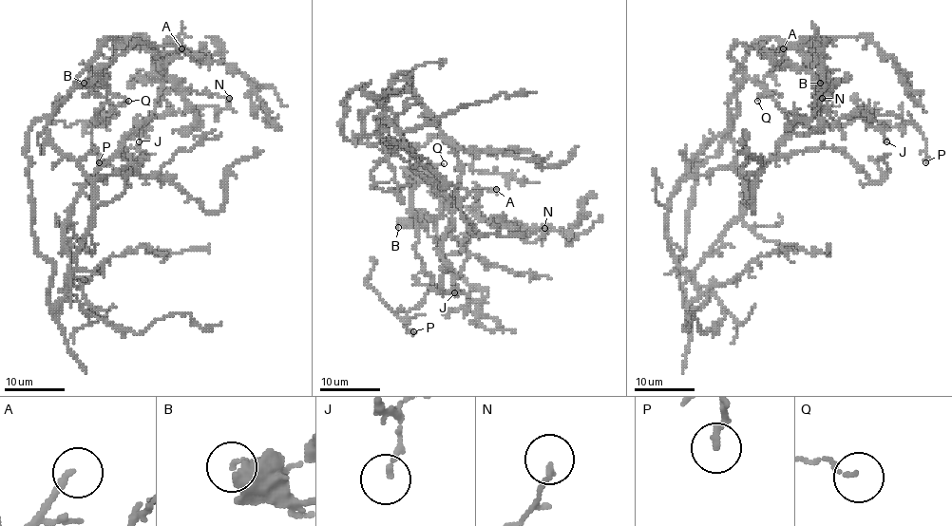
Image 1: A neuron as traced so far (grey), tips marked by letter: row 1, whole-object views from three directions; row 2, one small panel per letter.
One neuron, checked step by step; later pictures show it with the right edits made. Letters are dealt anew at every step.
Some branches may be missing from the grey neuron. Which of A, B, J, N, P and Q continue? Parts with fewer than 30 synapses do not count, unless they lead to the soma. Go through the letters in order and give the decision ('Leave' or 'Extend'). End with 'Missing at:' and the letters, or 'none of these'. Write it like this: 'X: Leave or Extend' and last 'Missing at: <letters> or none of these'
A: Leave
B: Leave
J: Leave
N: Leave
P: Leave
Q: Leave
Missing at: none of these

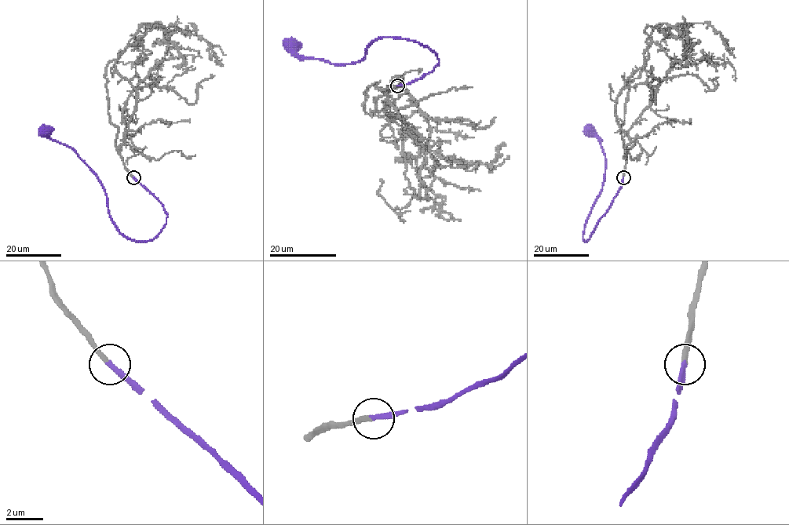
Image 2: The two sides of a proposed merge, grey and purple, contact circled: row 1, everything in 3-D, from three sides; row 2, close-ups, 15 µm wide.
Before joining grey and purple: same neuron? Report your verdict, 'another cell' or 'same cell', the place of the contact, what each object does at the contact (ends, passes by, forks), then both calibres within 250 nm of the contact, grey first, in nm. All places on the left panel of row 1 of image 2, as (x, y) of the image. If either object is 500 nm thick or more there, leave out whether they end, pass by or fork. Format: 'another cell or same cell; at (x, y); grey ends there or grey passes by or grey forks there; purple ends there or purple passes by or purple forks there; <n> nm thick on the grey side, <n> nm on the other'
same cell; at (133, 177); grey ends there; purple ends there; 240 nm thick on the grey side, 280 nm on the other

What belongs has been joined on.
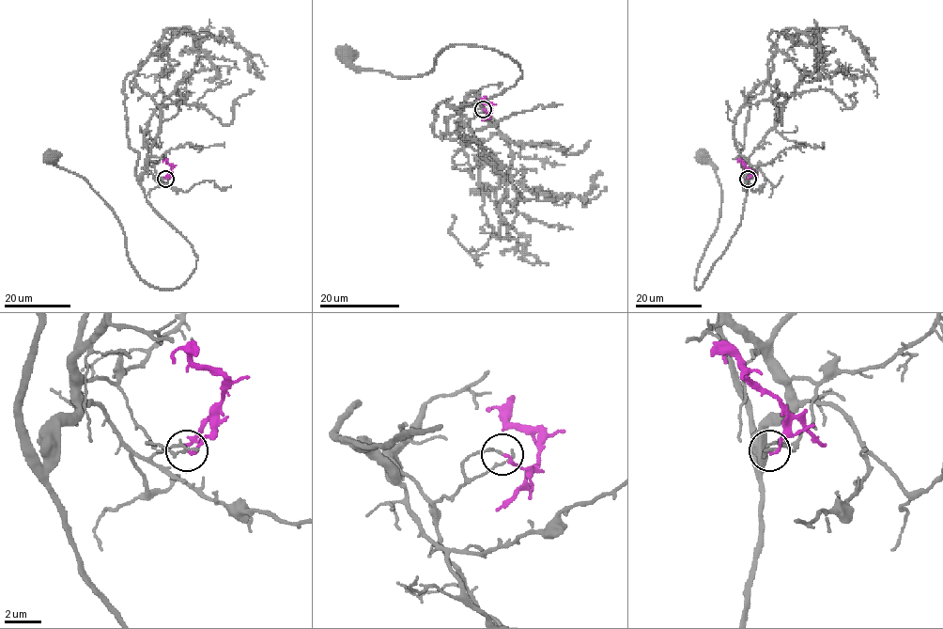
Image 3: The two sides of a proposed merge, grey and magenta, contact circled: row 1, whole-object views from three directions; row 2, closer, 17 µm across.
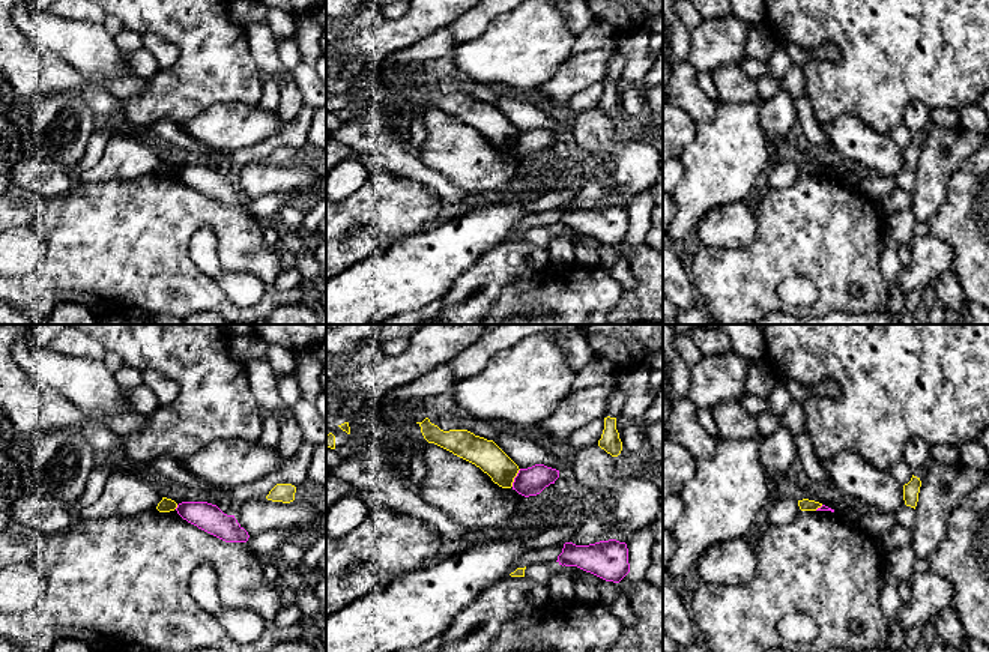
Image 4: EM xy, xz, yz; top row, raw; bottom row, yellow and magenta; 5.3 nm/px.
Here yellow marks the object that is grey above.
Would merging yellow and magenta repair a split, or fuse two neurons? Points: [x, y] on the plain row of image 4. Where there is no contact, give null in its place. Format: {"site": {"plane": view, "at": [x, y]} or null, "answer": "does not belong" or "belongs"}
{"site": {"plane": "xz", "at": [514, 140]}, "answer": "does not belong"}

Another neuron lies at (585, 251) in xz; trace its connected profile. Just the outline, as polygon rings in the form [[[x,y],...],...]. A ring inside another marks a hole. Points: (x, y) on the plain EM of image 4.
[[[583,236],[576,245],[574,245],[574,258],[576,263],[594,267],[600,264],[600,257],[597,251],[597,239],[591,236]]]

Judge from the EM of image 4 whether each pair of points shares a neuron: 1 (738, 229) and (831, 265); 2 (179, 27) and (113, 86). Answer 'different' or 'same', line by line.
1: different
2: different

